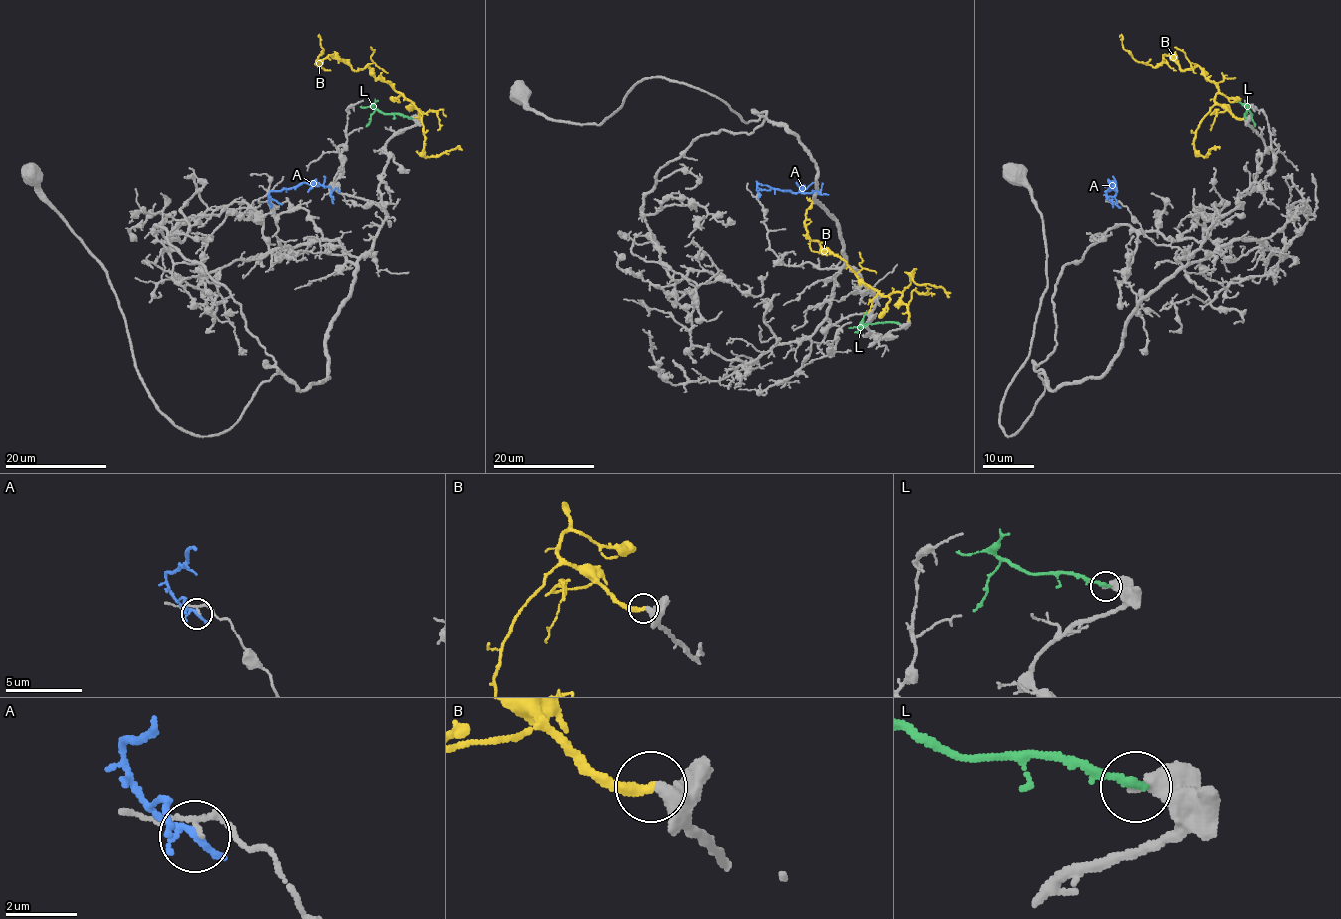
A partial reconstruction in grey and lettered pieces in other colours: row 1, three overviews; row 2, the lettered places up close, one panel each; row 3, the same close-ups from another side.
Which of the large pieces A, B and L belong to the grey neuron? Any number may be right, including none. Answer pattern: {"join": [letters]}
{"join": ["B"]}

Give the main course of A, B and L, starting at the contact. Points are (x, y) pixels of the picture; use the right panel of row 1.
A: (1116, 204), (1109, 199), (1106, 191), (1115, 182), (1116, 193), (1105, 199)
B: (1242, 119), (1214, 101), (1218, 87), (1198, 65), (1182, 71), (1168, 55), (1152, 67), (1137, 62), (1119, 36)
L: (1245, 118), (1247, 110), (1255, 126)

